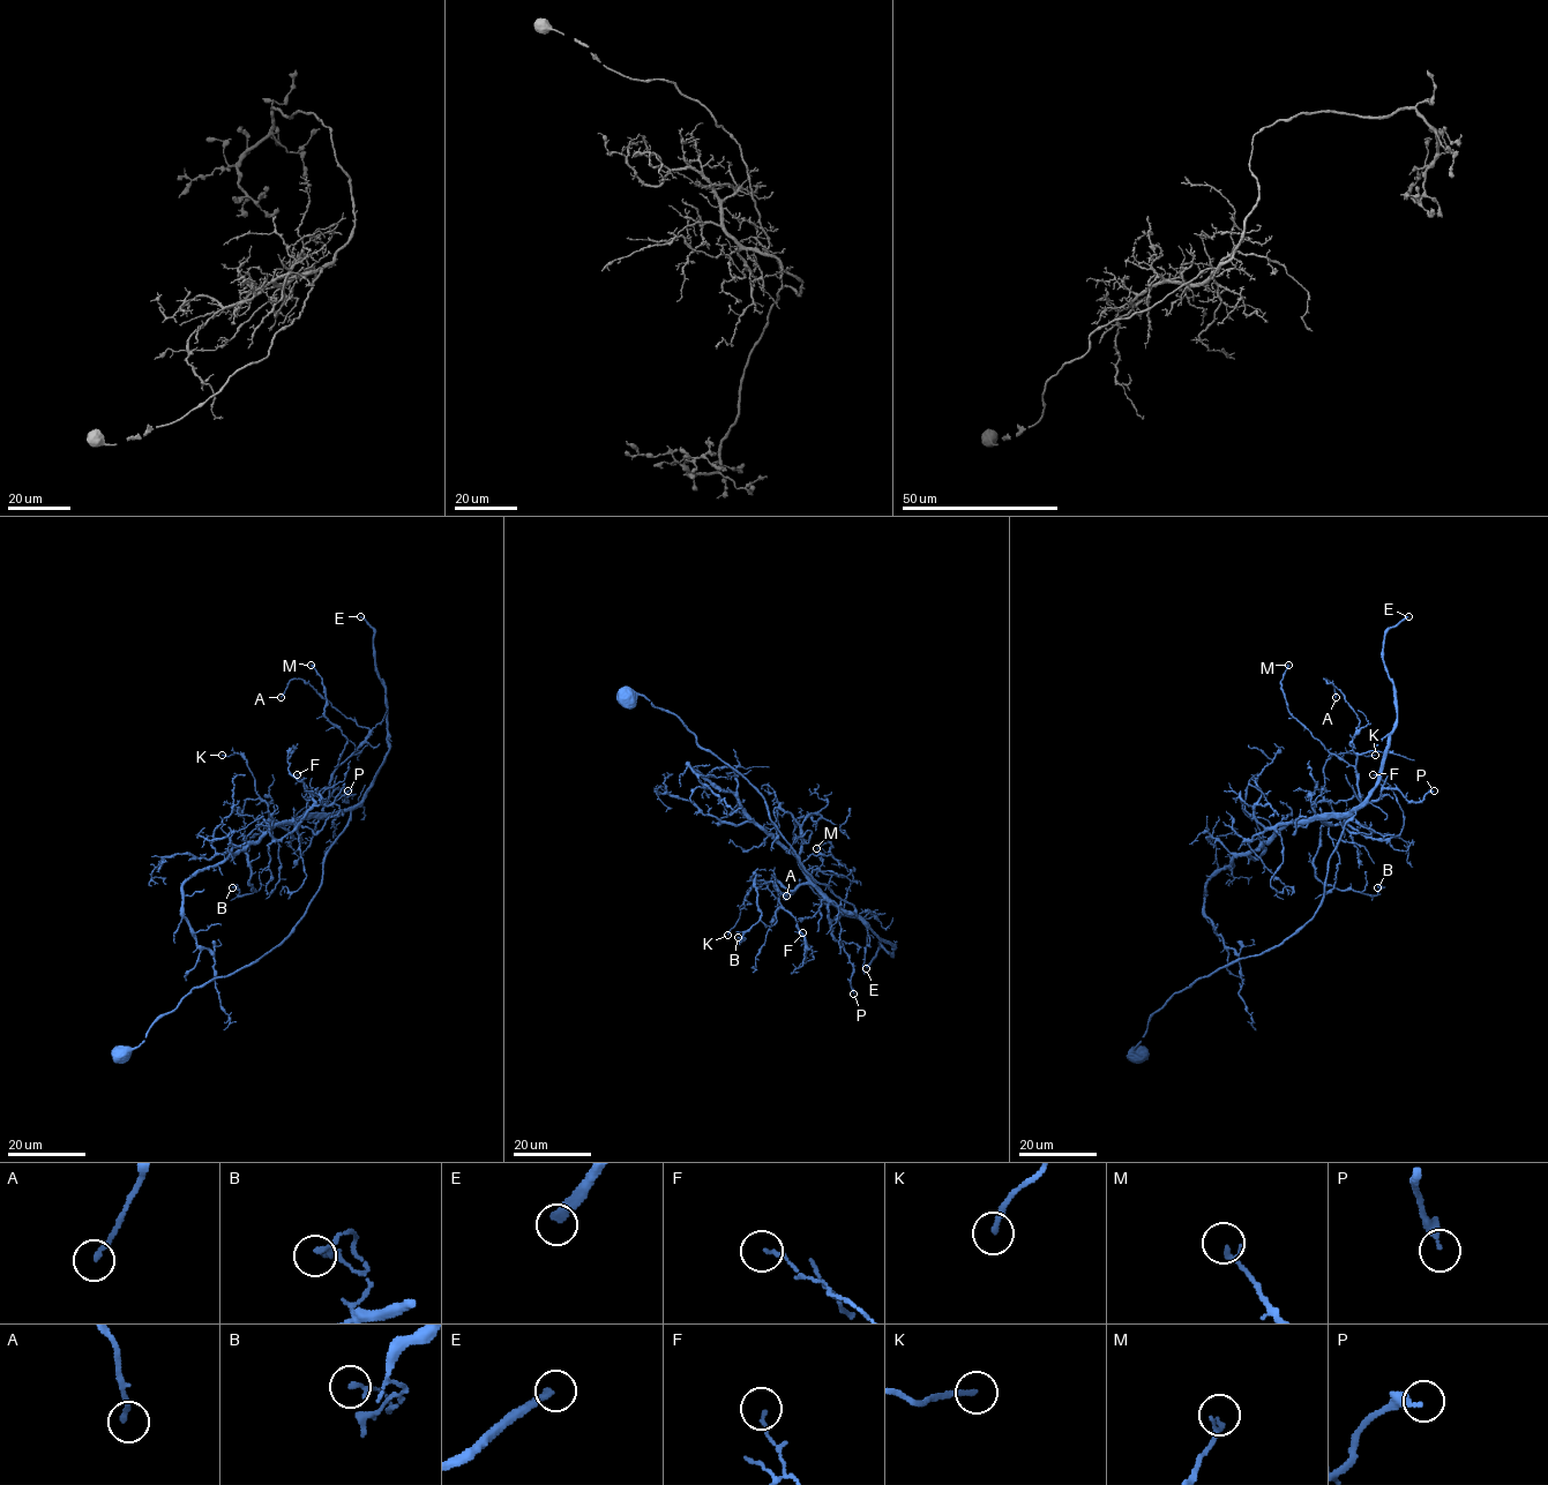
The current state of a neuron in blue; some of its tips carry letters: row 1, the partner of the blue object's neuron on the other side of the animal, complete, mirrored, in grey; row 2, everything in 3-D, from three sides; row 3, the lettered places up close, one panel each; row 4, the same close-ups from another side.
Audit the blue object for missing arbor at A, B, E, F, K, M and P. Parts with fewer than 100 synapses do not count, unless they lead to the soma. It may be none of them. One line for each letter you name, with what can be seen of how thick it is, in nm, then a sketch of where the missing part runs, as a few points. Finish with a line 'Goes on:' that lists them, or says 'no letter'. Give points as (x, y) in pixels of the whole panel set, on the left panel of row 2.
E: Thickness 300 nm. Course of what is missing: (360, 616), (296, 607), (278, 580), (246, 646), (241, 684), (292, 729), (291, 775), (300, 785)
Goes on: E

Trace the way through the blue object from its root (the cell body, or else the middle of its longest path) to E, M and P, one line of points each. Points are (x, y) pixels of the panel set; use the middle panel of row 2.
E: (623, 699), (644, 695), (674, 714), (762, 796), (801, 865), (894, 946), (891, 957), (880, 943), (866, 968)
M: (623, 699), (644, 695), (735, 769), (855, 915), (830, 904), (829, 919), (853, 875), (829, 841), (816, 848)
P: (623, 699), (644, 695), (735, 769), (801, 865), (853, 906), (855, 915), (828, 906), (853, 994)

